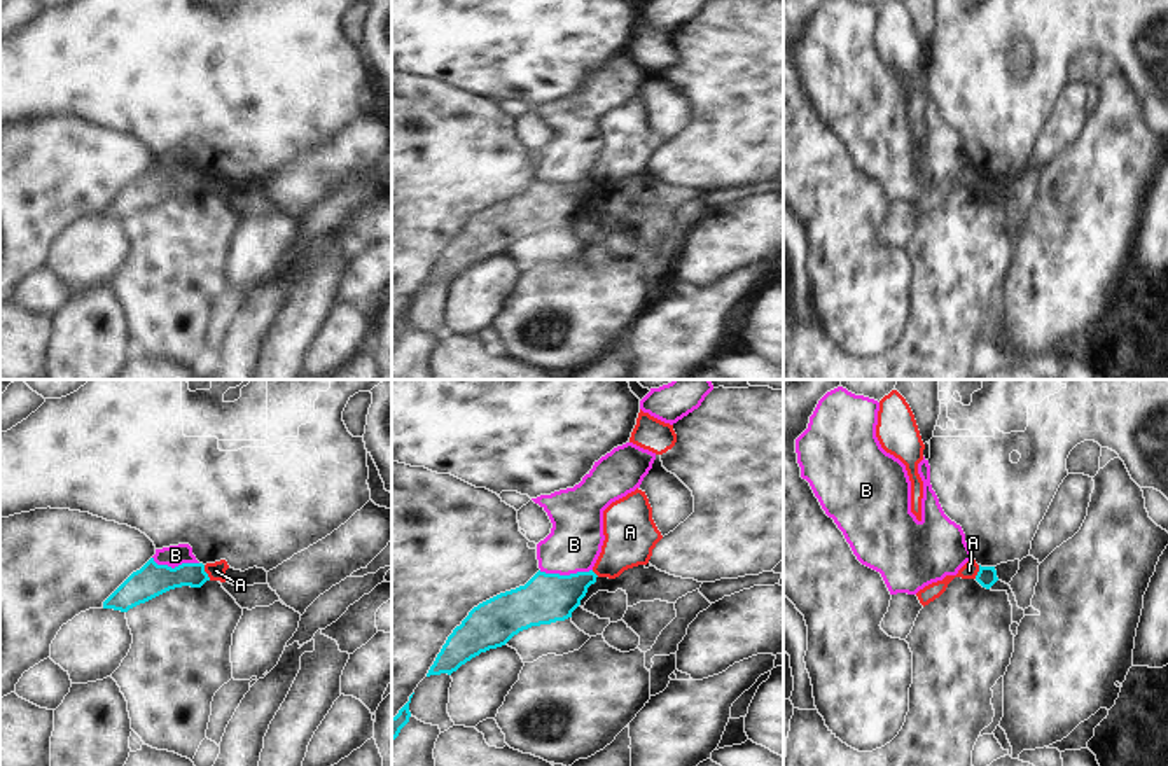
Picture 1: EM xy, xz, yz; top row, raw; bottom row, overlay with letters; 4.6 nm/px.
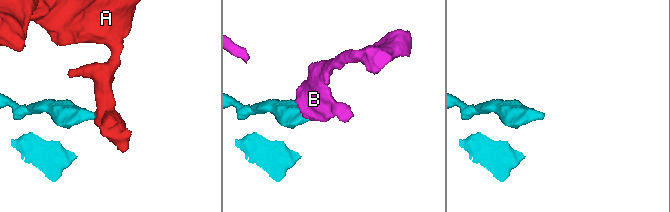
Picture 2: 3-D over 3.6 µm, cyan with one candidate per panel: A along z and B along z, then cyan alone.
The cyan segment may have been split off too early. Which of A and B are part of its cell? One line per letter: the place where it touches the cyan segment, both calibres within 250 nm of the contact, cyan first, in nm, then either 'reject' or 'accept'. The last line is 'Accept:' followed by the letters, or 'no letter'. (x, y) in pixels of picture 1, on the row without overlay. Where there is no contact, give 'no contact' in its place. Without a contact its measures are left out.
A: contact xy (205, 181); calibres 150 and 80 nm; reject
B: contact xz (565, 184); calibres 220 and 260 nm; reject
Accept: no letter

